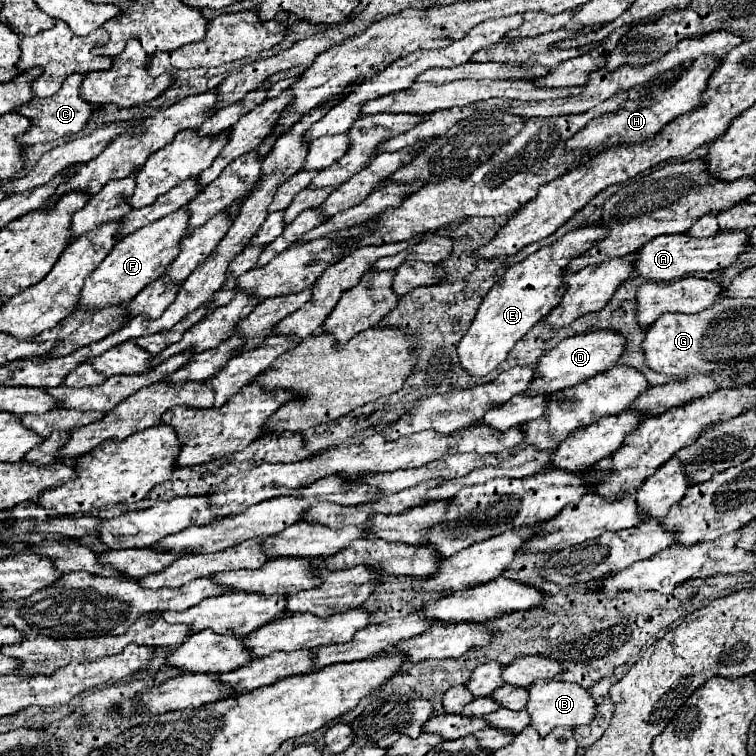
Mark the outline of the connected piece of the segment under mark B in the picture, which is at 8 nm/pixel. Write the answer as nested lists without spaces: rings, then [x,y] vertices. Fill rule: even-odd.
[[[541,679],[527,687],[529,701],[527,701],[527,713],[531,715],[531,727],[537,729],[541,737],[545,737],[555,727],[579,727],[589,725],[595,715],[595,701],[593,697],[579,687],[577,683],[563,683],[557,679]]]

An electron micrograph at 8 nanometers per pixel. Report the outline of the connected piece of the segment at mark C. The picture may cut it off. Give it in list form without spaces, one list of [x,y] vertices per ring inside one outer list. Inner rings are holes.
[[[73,73],[65,79],[65,85],[53,97],[45,97],[45,99],[33,97],[33,101],[29,101],[29,105],[21,105],[21,109],[17,109],[17,113],[25,115],[33,121],[33,129],[29,129],[29,133],[25,133],[25,137],[21,137],[21,145],[29,147],[35,143],[47,143],[47,141],[55,141],[61,137],[77,135],[87,125],[87,121],[93,115],[93,105],[89,101],[81,99],[81,95],[79,95],[83,79],[85,79],[85,75]]]

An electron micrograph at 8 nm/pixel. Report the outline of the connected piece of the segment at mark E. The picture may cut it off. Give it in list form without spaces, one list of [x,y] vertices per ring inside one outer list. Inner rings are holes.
[[[601,225],[579,227],[563,239],[557,239],[553,245],[543,247],[525,261],[507,269],[507,273],[485,295],[469,331],[457,345],[459,363],[469,377],[485,377],[495,371],[501,361],[505,361],[513,345],[557,305],[559,295],[565,289],[563,273],[569,261],[585,253],[593,243],[601,241],[605,235],[607,229]]]

